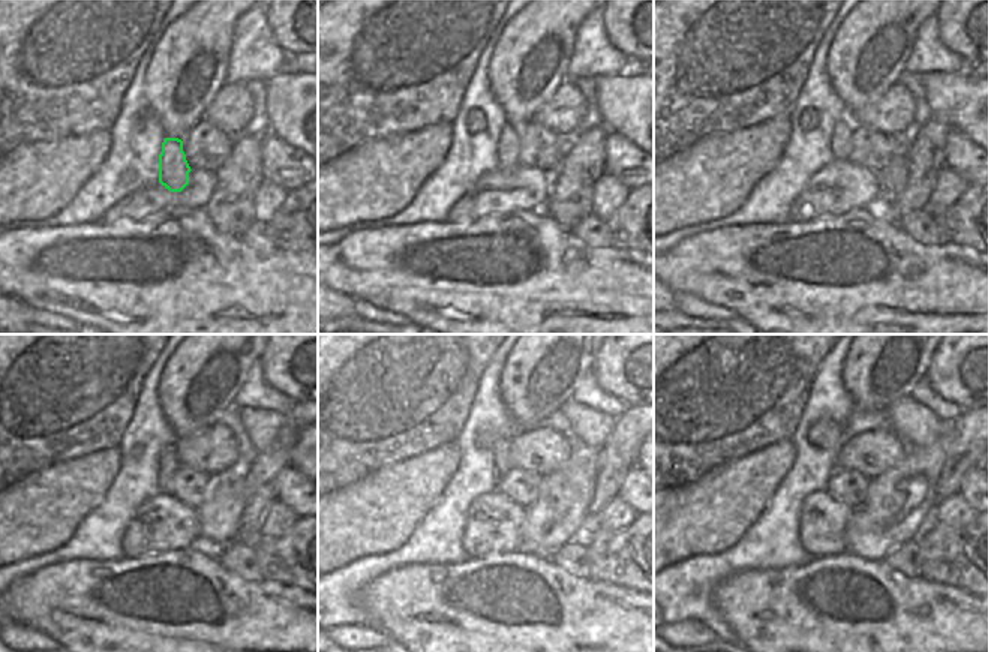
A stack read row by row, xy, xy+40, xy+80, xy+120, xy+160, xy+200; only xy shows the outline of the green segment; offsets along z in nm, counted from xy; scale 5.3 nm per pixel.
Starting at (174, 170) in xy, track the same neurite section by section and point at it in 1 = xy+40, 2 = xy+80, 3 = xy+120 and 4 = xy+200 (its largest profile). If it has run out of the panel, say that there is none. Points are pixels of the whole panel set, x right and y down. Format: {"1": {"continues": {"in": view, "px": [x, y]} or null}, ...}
{"1": {"continues": {"in": "xy+40", "px": [508, 138]}}, "2": {"continues": {"in": "xy+80", "px": [841, 135]}}, "3": {"continues": {"in": "xy+120", "px": [168, 463]}}, "4": {"continues": {"in": "xy+200", "px": [825, 433]}}}

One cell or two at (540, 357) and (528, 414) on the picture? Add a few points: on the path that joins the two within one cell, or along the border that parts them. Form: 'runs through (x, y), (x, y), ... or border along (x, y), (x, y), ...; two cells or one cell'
runs through (540, 370), (531, 388), (529, 400); one cell

